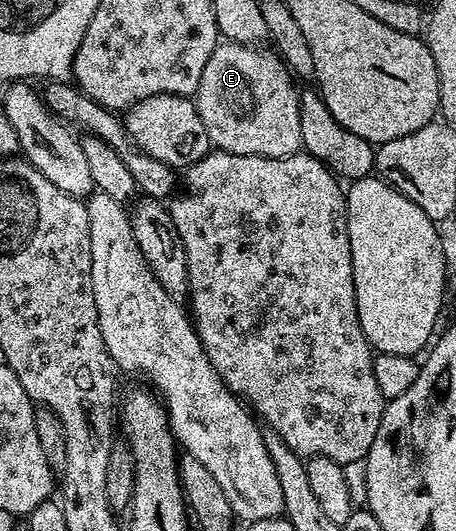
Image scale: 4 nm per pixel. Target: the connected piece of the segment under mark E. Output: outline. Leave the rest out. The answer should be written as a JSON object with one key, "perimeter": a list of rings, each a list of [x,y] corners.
{"perimeter":[[[229,40],[219,41],[212,56],[208,56],[208,64],[204,64],[204,72],[200,76],[196,95],[196,105],[200,112],[200,120],[204,120],[204,128],[210,137],[211,147],[229,154],[283,158],[302,150],[300,104],[298,103],[300,90],[299,87],[294,87],[295,79],[277,53],[262,49],[266,48]]]}

